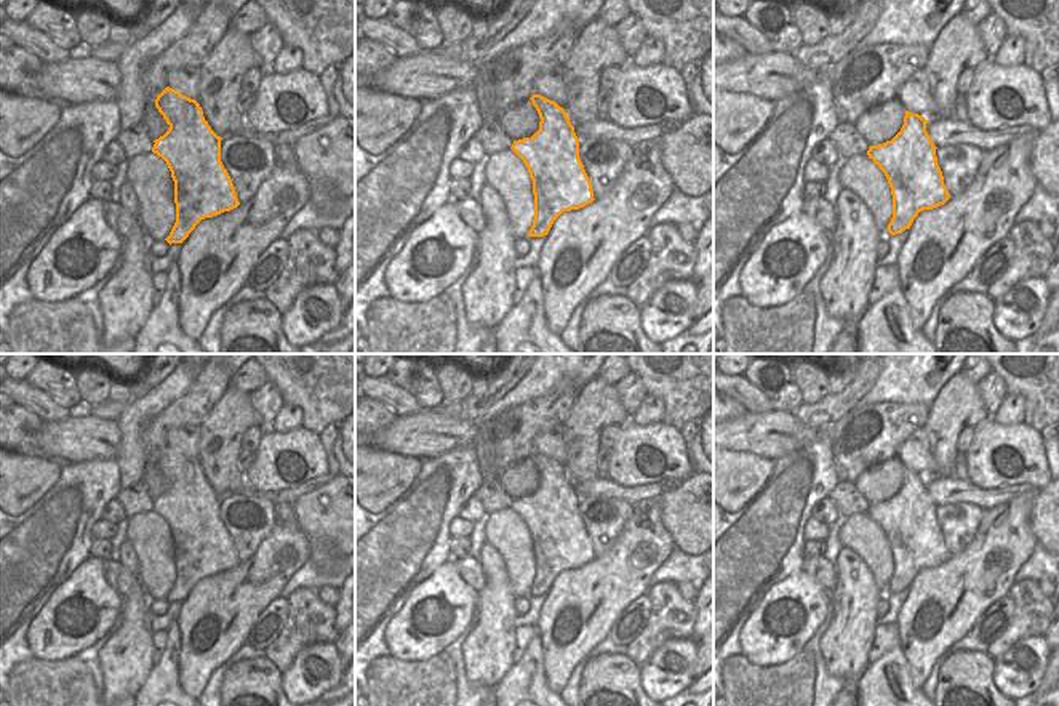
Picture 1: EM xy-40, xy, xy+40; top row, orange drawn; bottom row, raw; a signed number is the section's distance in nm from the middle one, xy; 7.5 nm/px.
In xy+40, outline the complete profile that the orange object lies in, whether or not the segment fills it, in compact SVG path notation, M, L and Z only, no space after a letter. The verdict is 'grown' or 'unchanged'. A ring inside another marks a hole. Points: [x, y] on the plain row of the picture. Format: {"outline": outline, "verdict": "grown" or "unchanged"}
{"outline": "M905 469L901 490L891 499L867 509L891 546L891 594L910 588L920 570L937 567L950 557L926 482L925 475Z", "verdict": "unchanged"}

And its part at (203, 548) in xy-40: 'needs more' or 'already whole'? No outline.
already whole

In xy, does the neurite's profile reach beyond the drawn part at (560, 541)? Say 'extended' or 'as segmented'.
as segmented

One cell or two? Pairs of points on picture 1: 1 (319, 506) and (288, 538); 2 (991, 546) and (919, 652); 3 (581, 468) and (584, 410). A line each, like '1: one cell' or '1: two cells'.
1: two cells
2: one cell
3: one cell

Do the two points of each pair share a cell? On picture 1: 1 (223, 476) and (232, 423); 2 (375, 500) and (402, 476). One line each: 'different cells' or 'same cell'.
1: same cell
2: same cell

